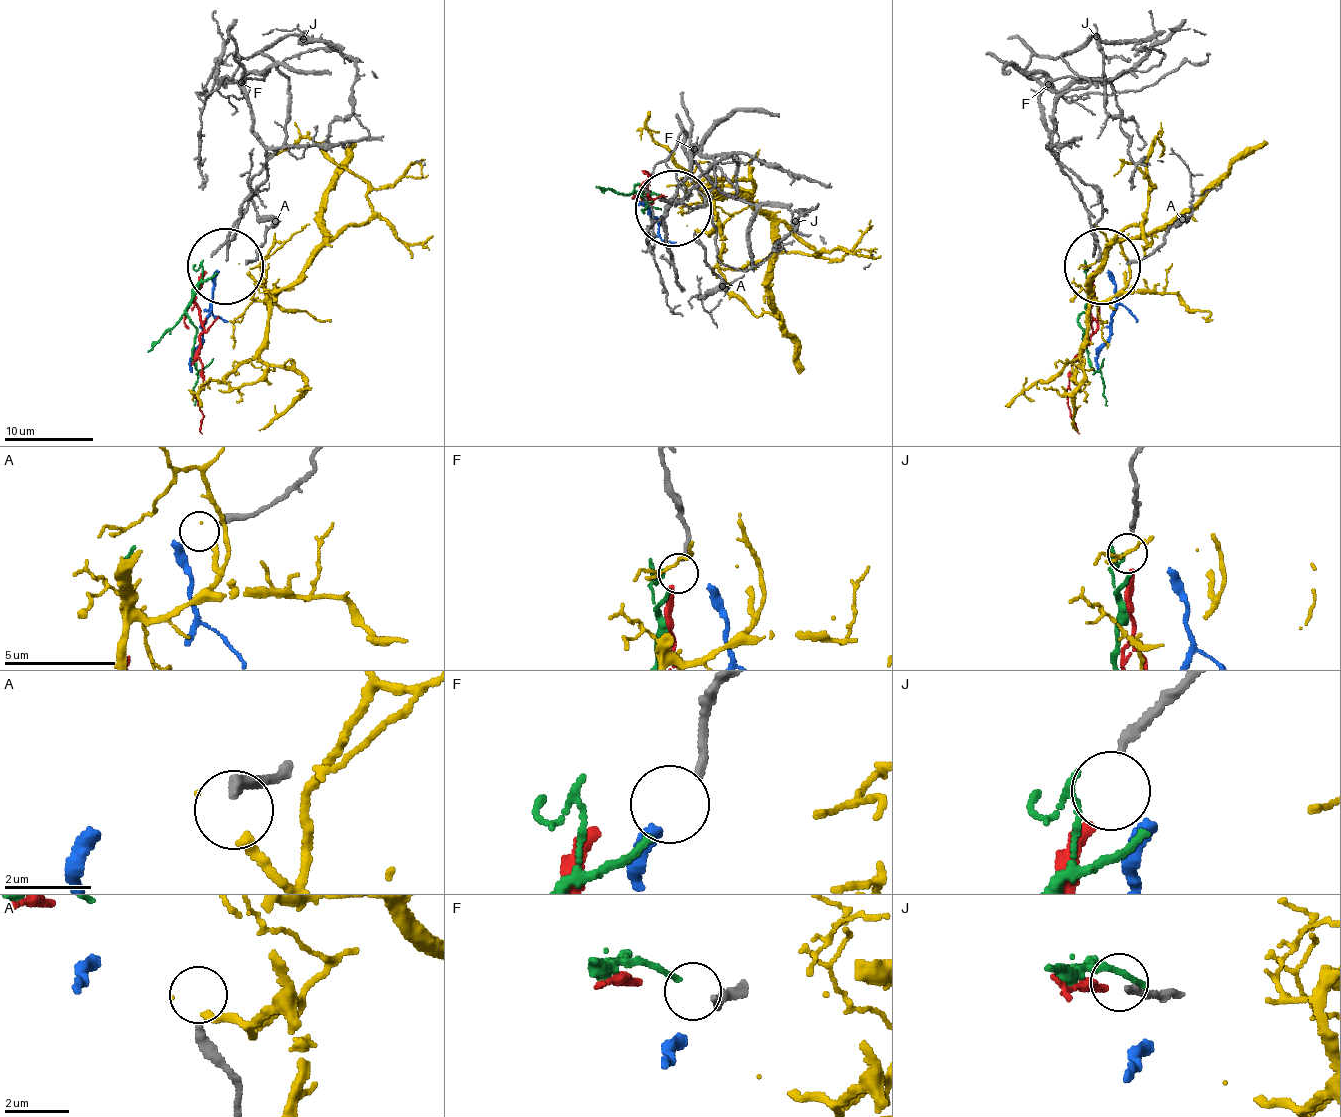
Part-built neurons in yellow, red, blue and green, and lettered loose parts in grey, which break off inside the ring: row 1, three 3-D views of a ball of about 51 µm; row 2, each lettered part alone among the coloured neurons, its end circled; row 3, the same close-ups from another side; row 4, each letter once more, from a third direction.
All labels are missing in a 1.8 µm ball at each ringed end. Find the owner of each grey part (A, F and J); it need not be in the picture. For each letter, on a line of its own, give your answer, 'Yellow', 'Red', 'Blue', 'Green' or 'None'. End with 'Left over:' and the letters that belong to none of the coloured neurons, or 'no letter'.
A: None
F: Green
J: Red
Left over: A

